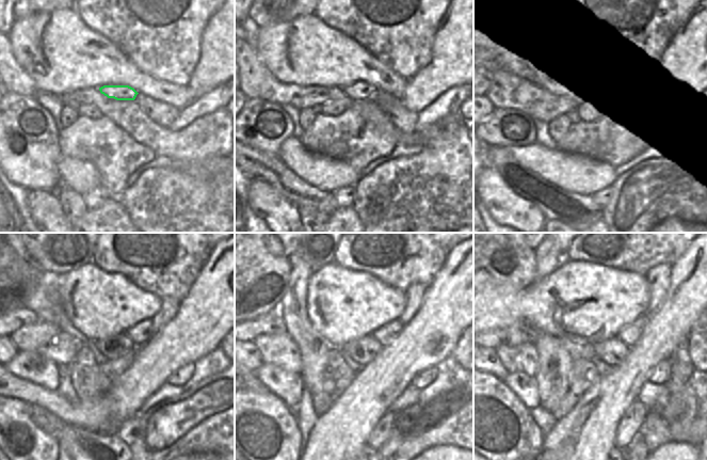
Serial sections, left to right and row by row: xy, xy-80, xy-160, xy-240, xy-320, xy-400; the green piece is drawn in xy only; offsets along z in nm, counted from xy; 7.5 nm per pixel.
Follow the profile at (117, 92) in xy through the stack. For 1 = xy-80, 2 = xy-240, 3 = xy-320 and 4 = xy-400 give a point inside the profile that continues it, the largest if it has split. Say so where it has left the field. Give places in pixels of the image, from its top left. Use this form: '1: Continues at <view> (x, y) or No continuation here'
1: Continues at xy-80 (359, 90)
2: Continues at xy-240 (141, 333)
3: Continues at xy-320 (385, 334)
4: Continues at xy-400 (629, 334)

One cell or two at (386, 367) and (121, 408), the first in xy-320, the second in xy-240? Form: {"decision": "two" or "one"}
{"decision": "one"}

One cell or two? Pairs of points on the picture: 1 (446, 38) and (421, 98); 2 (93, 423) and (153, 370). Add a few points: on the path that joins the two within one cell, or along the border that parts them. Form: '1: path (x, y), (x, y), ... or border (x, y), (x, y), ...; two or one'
1: path (446, 53), (446, 68), (431, 83); one
2: border (105, 394), (110, 400), (110, 416), (98, 430); two

